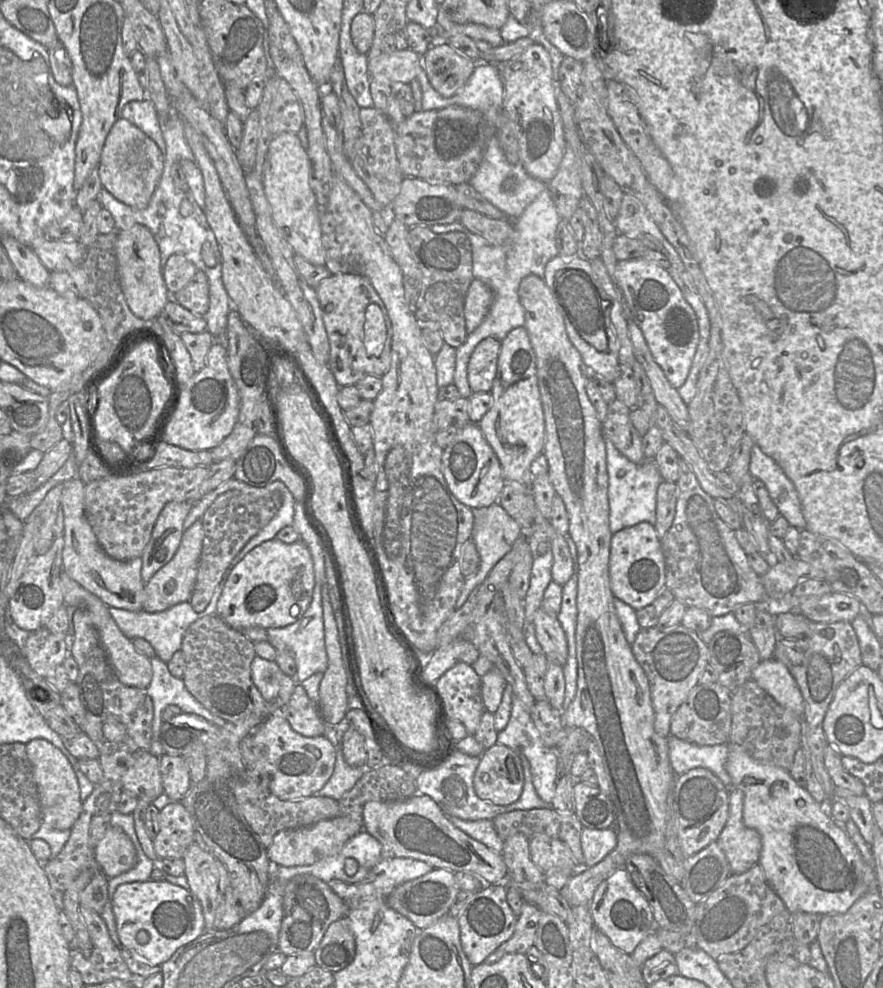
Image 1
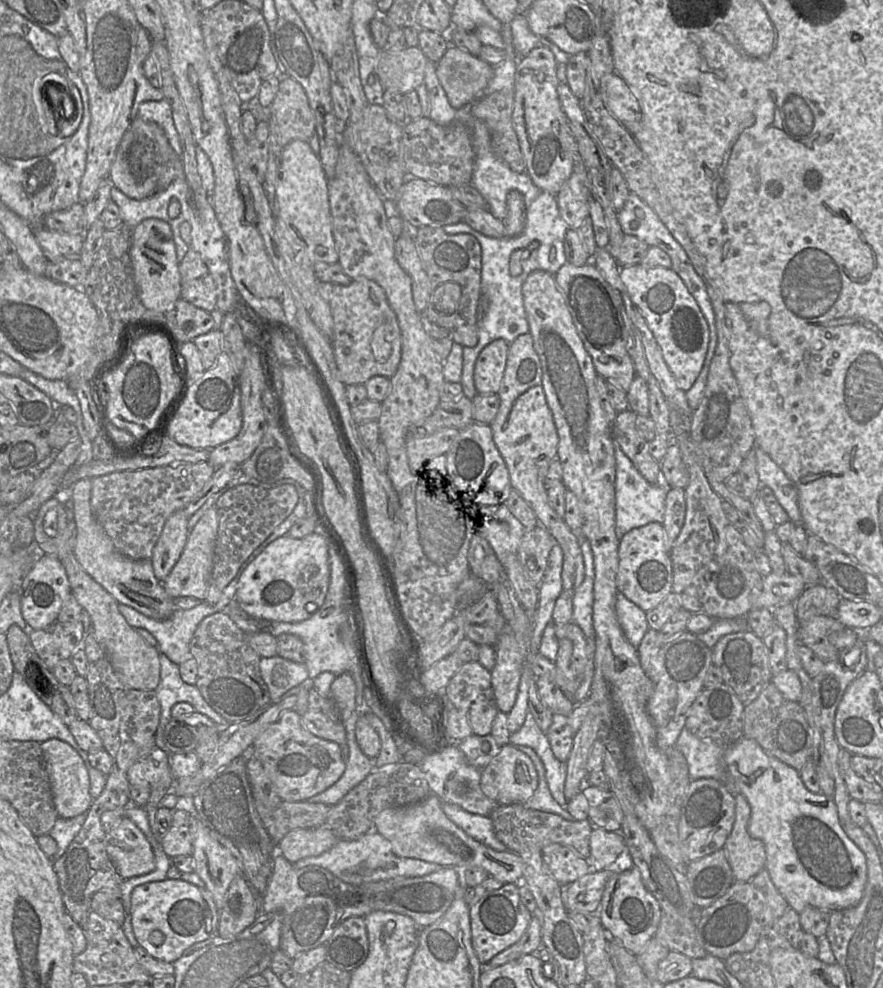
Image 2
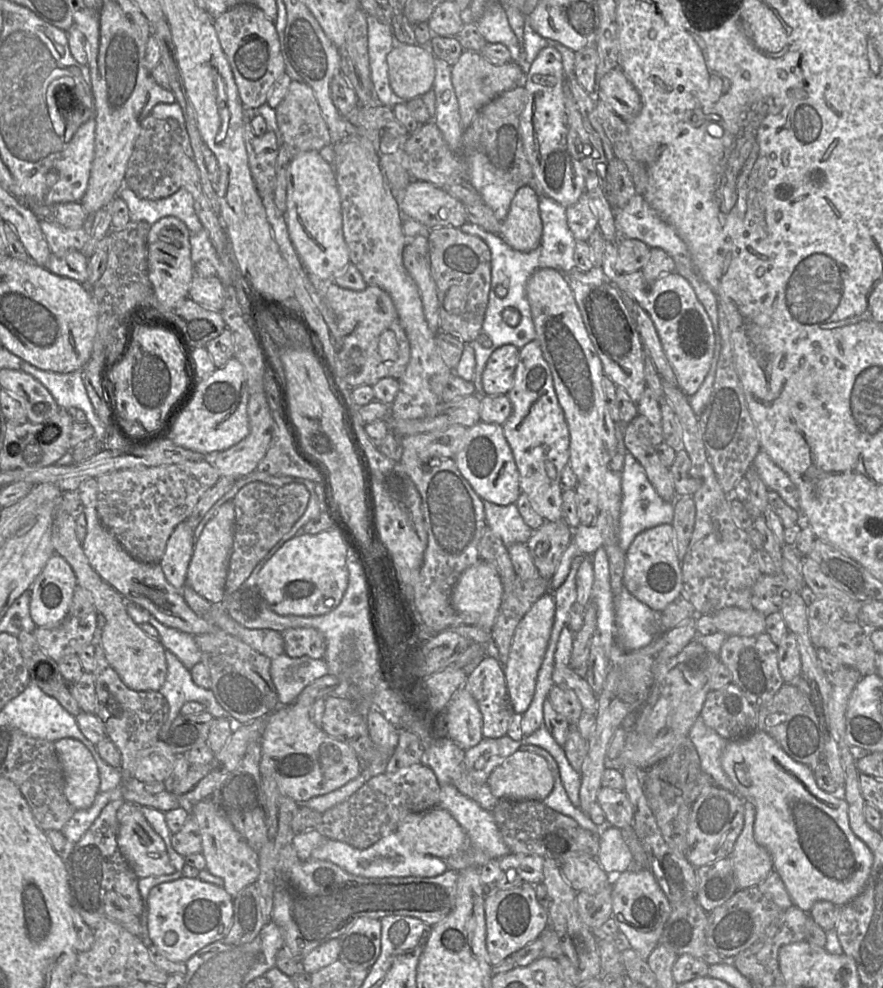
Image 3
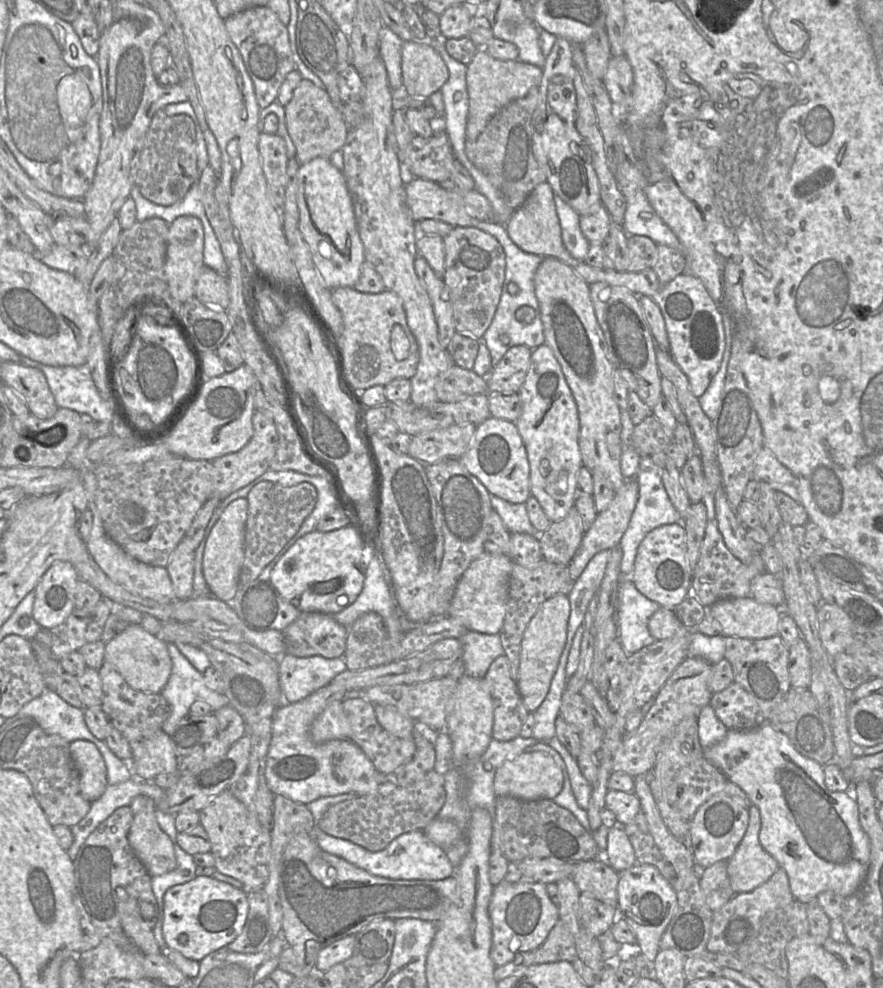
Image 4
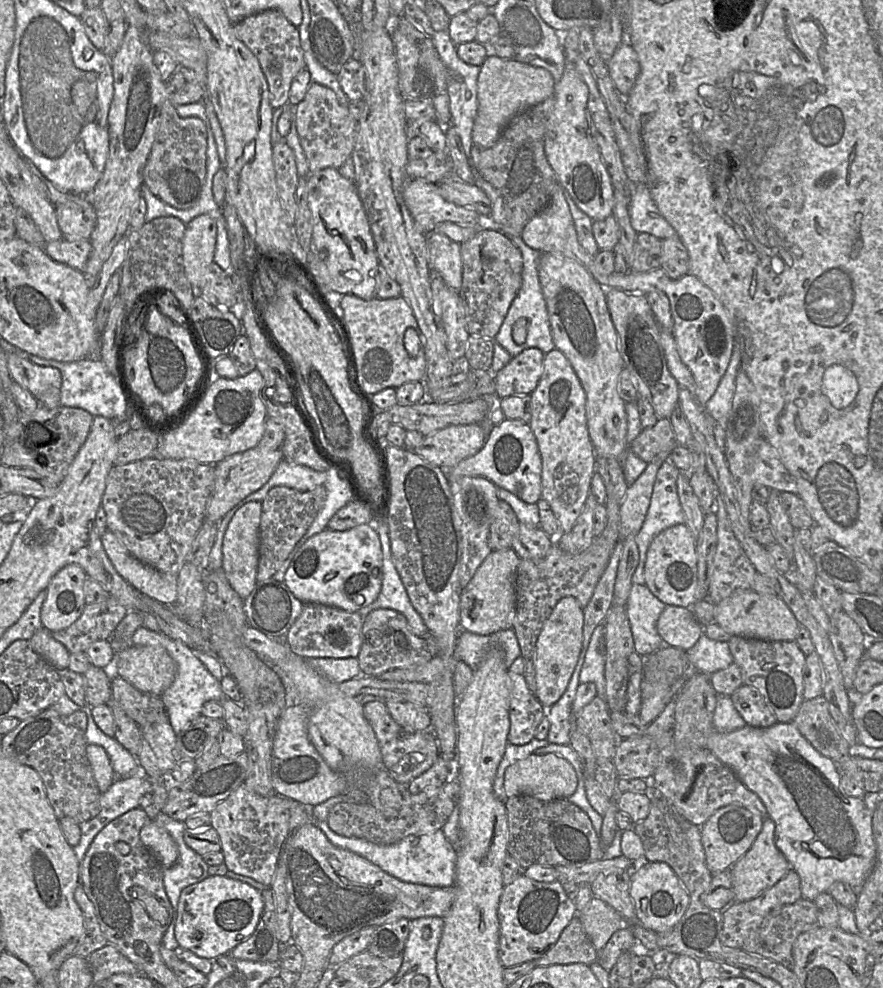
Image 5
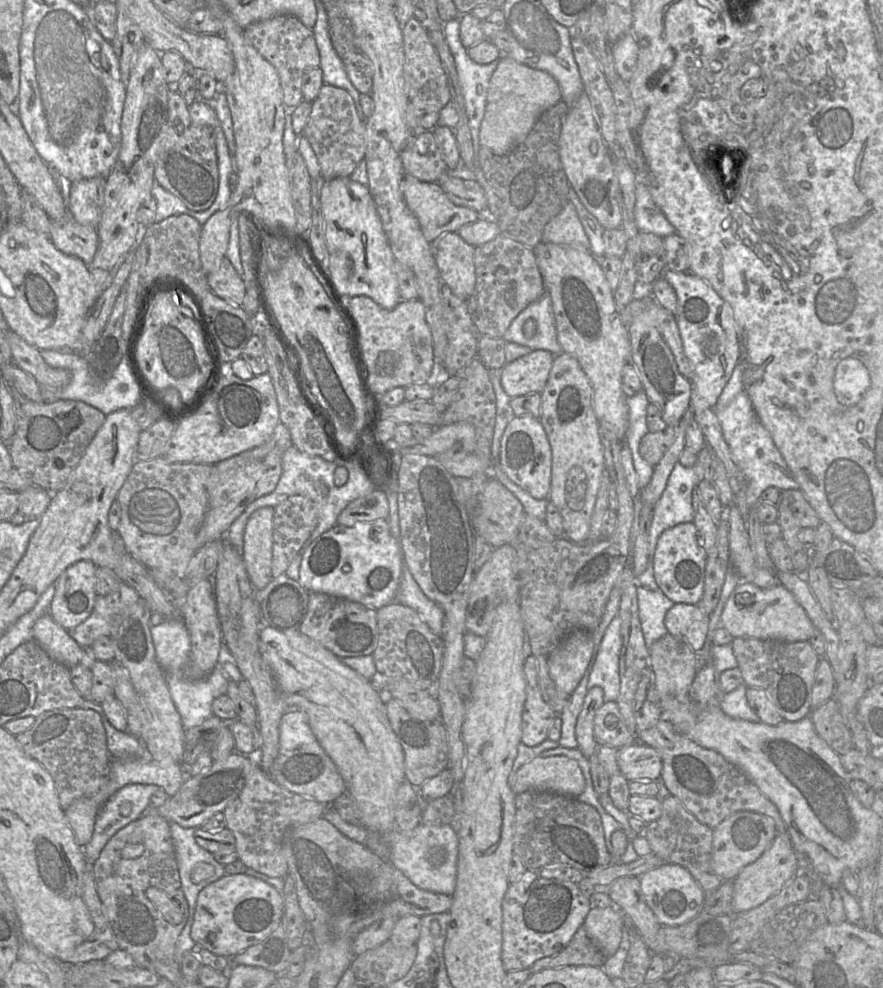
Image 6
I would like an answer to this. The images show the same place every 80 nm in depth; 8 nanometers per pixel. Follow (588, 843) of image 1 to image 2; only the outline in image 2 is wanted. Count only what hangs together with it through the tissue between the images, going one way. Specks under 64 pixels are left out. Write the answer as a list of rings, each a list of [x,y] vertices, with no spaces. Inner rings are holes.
[[[592,829],[590,855],[587,860],[593,870],[610,869],[625,854],[626,846],[620,832]]]

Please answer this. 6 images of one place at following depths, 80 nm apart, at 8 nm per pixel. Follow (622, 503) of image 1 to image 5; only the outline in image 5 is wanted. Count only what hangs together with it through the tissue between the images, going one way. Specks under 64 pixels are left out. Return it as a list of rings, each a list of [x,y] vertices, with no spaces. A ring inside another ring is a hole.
[[[665,461],[657,472],[649,508],[644,522],[635,535],[639,550],[639,562],[633,573],[633,583],[644,585],[646,553],[652,540],[666,528],[684,524],[685,515],[677,493],[680,470]]]

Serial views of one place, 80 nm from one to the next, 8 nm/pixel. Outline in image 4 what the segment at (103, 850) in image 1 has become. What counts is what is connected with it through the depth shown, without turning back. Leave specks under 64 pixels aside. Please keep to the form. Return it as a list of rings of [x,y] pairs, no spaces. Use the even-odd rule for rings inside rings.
[[[148,798],[143,809],[133,813],[128,833],[132,851],[152,877],[171,872],[177,867],[173,843],[155,818],[157,806],[154,800]]]

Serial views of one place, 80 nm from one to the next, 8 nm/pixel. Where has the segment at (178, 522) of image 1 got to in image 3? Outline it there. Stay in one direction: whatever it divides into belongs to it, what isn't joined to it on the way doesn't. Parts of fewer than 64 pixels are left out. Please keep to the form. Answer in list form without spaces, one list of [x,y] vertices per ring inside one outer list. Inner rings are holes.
[[[184,521],[170,535],[165,553],[159,562],[168,583],[177,590],[182,590],[186,584],[192,553],[193,531],[187,521]]]

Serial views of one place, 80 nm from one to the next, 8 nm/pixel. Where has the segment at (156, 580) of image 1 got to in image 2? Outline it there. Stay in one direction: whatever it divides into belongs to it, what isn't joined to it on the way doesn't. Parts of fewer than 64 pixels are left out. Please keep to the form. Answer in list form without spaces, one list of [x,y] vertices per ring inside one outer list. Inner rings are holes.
[[[215,507],[210,508],[189,532],[185,548],[169,575],[162,581],[166,592],[176,599],[188,596],[203,601],[206,599],[209,578],[213,567],[214,549],[218,534],[218,513]]]

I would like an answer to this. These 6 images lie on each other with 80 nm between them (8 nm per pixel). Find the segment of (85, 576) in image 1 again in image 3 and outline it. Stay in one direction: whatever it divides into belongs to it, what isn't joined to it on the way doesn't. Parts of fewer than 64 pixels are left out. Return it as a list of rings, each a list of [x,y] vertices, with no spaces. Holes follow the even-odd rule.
[[[97,478],[83,481],[77,492],[87,521],[87,534],[82,542],[82,548],[91,567],[104,581],[118,591],[127,603],[133,603],[146,610],[158,622],[168,627],[193,635],[211,633],[220,629],[212,620],[191,610],[182,596],[182,590],[177,590],[168,583],[159,563],[145,563],[130,556],[101,523],[96,508]]]

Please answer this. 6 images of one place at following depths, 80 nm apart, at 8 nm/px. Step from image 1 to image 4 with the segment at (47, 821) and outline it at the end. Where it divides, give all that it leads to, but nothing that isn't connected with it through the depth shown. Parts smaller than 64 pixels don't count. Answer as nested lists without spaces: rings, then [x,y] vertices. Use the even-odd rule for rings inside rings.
[[[84,740],[69,742],[69,752],[78,772],[81,795],[89,802],[97,800],[108,786],[102,754],[95,744]]]

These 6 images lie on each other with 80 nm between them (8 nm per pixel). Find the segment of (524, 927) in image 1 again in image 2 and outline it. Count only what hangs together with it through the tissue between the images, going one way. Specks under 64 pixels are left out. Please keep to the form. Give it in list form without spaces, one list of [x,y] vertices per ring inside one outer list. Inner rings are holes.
[[[532,914],[530,923],[522,937],[513,945],[495,955],[487,965],[487,968],[495,968],[514,961],[523,955],[533,954],[541,943],[541,922],[540,919]]]

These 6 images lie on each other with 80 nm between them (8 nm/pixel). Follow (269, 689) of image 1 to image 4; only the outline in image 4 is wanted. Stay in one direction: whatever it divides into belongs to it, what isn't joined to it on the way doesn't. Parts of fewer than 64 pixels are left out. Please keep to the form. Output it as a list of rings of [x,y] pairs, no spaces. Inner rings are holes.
[[[284,653],[278,659],[279,682],[283,702],[294,703],[300,701],[311,693],[325,687],[339,673],[347,670],[343,657],[324,658],[322,656],[298,657]]]

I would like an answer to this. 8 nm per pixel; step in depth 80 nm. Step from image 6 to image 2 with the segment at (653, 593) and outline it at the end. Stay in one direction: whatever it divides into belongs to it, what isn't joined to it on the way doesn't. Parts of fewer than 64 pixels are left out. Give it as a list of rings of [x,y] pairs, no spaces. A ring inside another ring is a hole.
[[[618,592],[616,614],[627,639],[637,648],[650,628],[646,619],[646,612]]]

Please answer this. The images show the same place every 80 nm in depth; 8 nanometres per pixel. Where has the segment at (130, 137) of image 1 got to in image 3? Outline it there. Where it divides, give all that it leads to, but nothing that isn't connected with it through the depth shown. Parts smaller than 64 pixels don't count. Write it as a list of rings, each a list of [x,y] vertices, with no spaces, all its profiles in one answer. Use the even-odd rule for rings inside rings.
[[[150,115],[142,120],[140,128],[128,161],[124,188],[133,190],[141,198],[159,200],[173,195],[186,183],[198,183],[198,167],[185,123]]]

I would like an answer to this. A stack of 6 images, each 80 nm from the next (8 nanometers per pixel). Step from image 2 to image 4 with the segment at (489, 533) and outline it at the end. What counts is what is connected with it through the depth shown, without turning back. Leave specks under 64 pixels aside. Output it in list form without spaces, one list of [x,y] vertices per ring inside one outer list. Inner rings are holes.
[[[491,496],[491,505],[511,534],[539,535],[529,520],[525,504],[513,504],[499,497]]]

